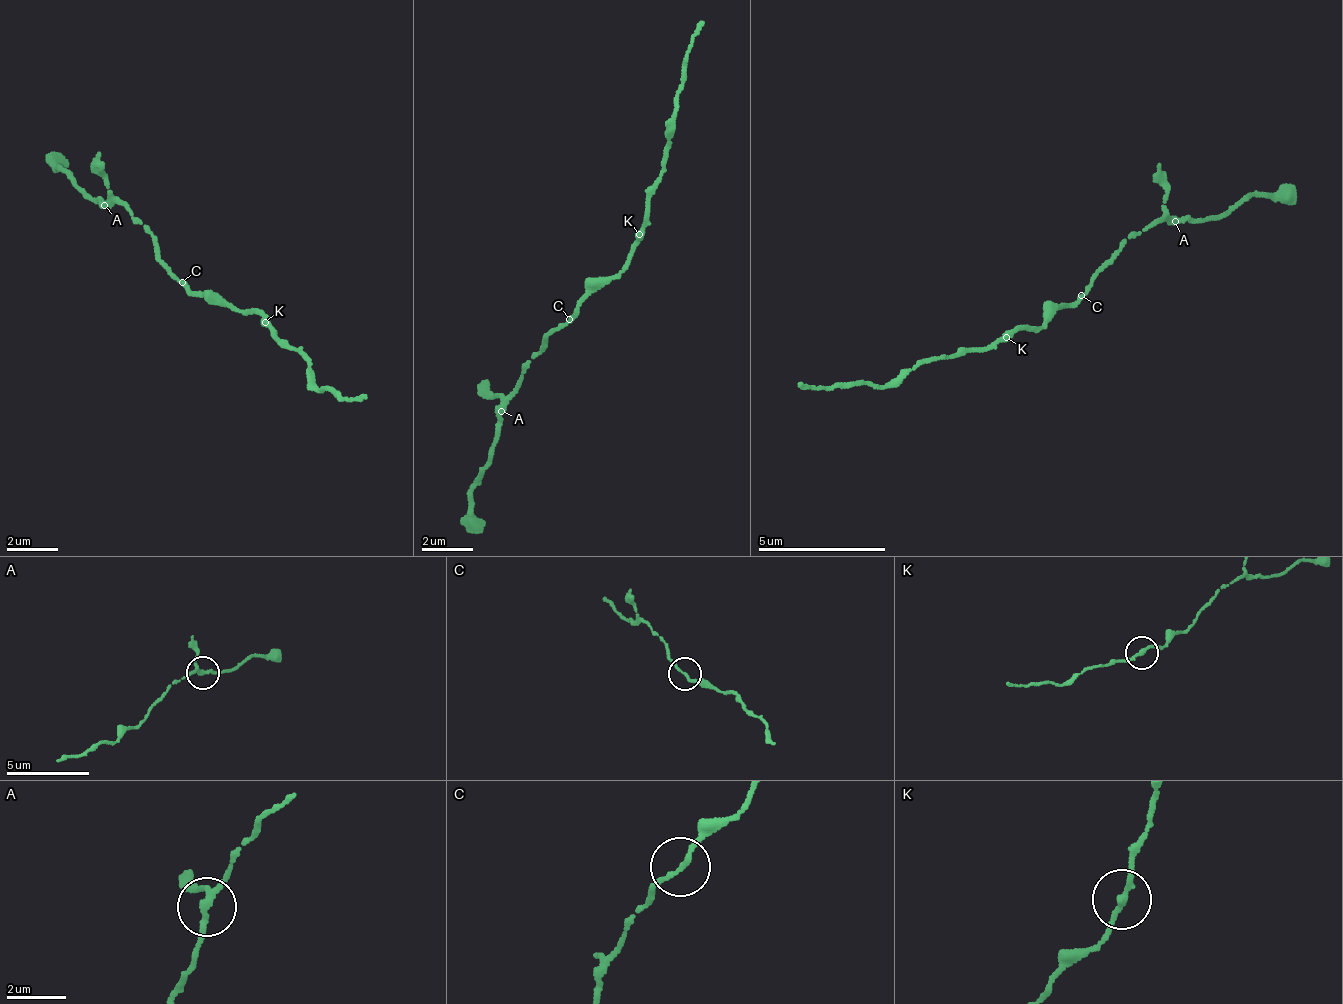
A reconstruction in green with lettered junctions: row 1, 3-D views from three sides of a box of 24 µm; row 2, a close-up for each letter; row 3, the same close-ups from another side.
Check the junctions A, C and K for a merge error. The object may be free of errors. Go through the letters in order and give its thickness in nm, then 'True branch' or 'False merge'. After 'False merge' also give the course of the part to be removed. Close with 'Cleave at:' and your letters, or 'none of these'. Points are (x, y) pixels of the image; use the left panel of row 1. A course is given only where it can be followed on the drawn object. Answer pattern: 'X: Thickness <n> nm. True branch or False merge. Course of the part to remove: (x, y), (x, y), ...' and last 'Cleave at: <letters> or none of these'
A: Thickness 170 nm. True branch
C: Thickness 140 nm. True branch
K: Thickness 200 nm. True branch
Cleave at: none of these

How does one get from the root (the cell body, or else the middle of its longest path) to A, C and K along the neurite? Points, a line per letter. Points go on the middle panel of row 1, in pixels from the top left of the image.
A: (602, 288), (576, 312), (576, 319), (546, 338), (542, 352), (527, 362), (527, 375), (501, 411)
C: (602, 288), (568, 317)
K: (602, 288), (622, 270), (622, 264), (633, 250), (633, 243), (641, 238), (641, 232)

